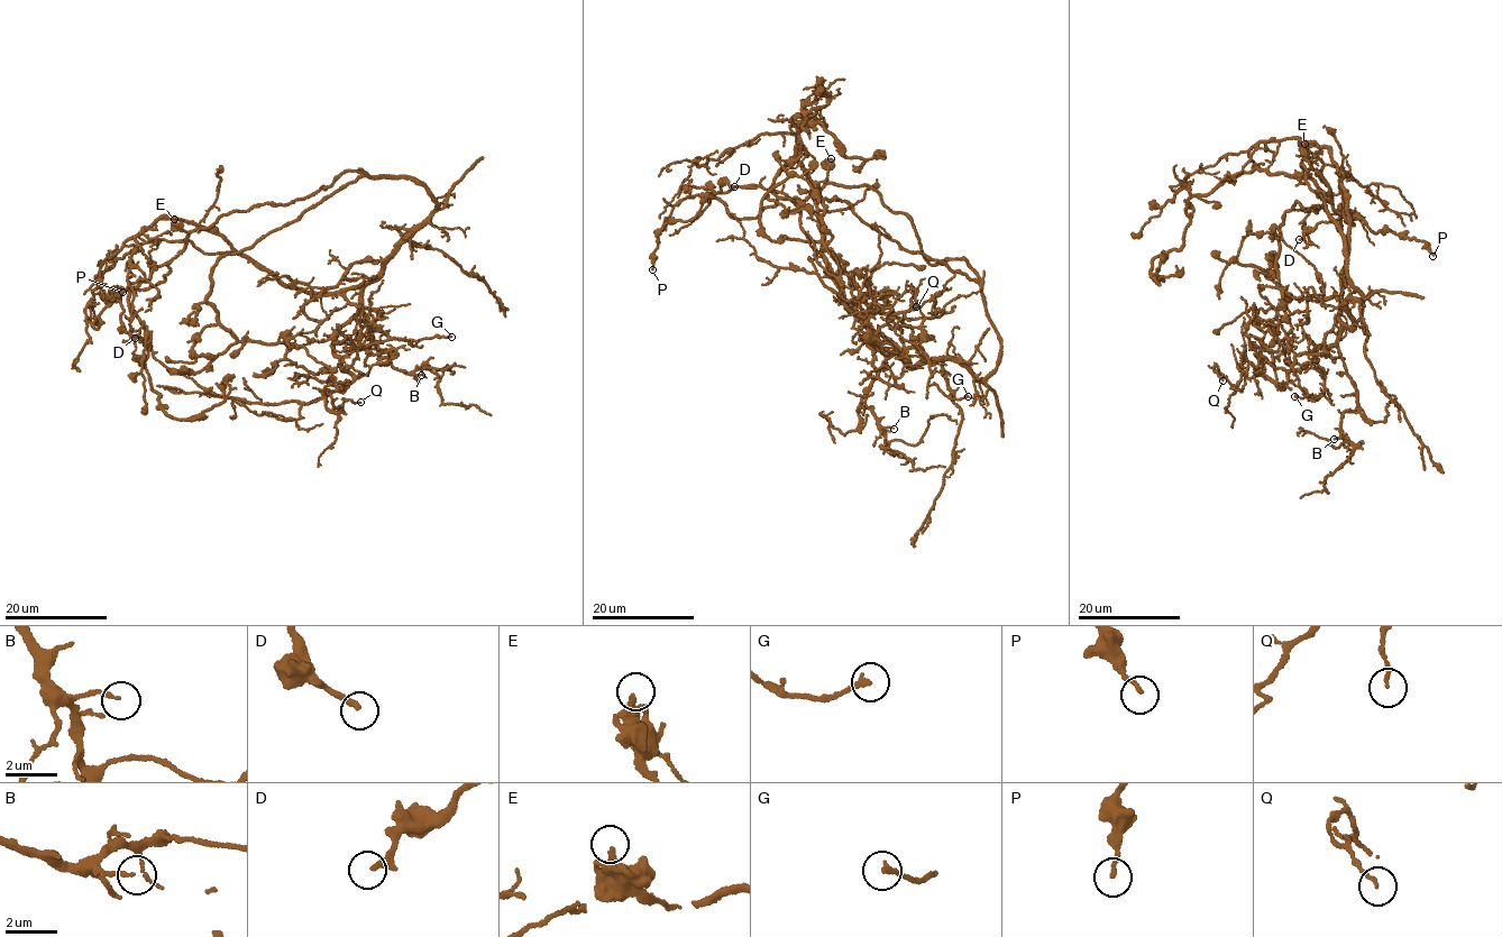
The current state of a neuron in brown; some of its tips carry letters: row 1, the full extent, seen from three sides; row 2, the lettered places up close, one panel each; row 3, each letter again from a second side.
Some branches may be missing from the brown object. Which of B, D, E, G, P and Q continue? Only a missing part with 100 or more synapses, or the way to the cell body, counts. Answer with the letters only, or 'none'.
none

